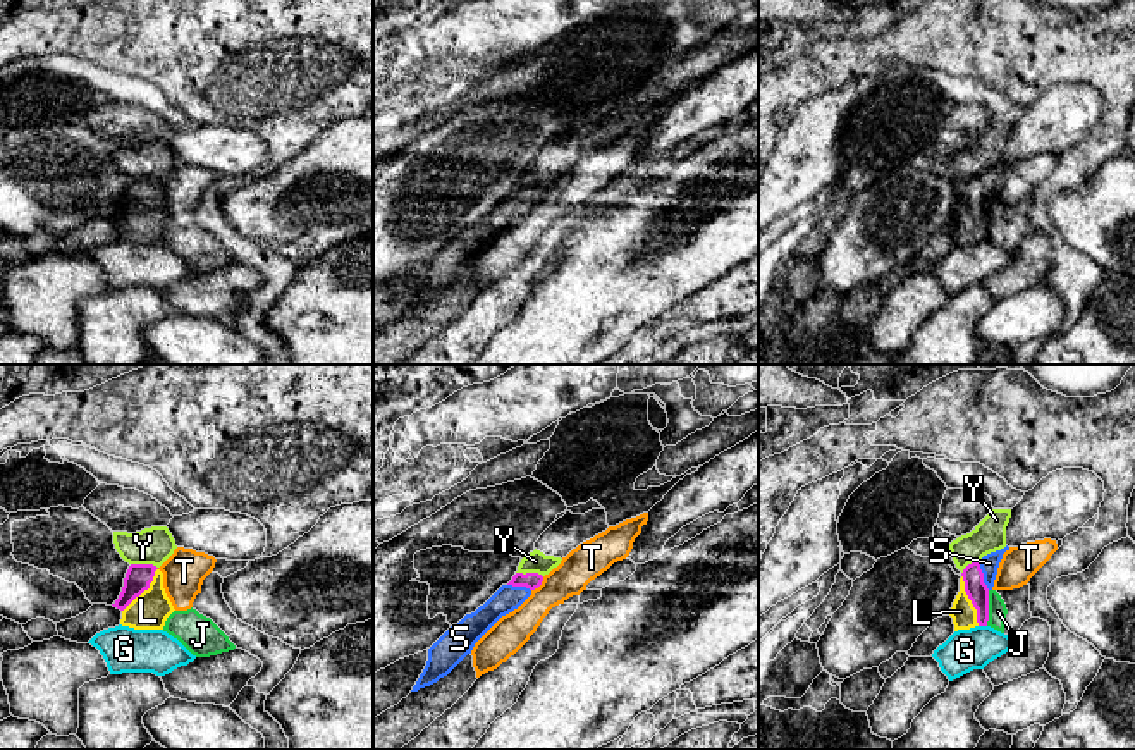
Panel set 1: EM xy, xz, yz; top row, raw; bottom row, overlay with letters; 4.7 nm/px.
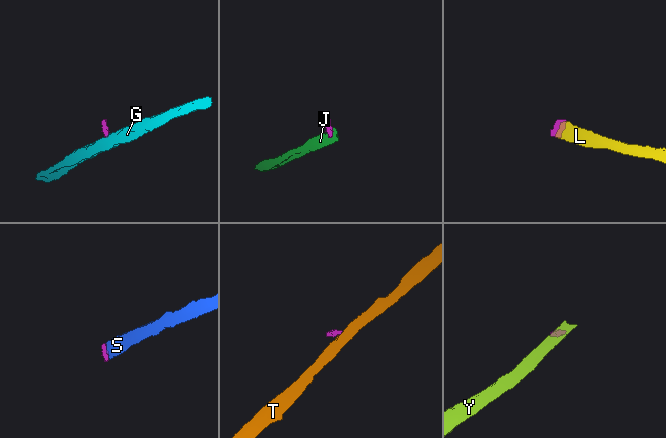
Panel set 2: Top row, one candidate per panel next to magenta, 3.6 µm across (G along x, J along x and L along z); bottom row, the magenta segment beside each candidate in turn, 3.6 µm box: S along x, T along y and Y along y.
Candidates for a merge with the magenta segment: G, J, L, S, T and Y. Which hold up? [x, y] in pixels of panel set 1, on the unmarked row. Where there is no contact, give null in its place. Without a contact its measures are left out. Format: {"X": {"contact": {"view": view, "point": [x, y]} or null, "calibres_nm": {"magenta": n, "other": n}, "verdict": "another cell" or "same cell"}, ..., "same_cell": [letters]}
{"G": {"contact": {"view": "yz", "point": [982, 239]}, "calibres_nm": {"magenta": 100, "other": 190}, "verdict": "another cell"}, "J": {"contact": {"view": "yz", "point": [987, 222]}, "calibres_nm": {"magenta": 100, "other": 90}, "verdict": "another cell"}, "L": {"contact": {"view": "yz", "point": [970, 214]}, "calibres_nm": {"magenta": 100, "other": 120}, "verdict": "same cell"}, "S": {"contact": {"view": "yz", "point": [982, 190]}, "calibres_nm": {"magenta": 100, "other": 90}, "verdict": "same cell"}, "T": {"contact": {"view": "xz", "point": [539, 200]}, "calibres_nm": {"magenta": 80, "other": 170}, "verdict": "another cell"}, "Y": {"contact": {"view": "xy", "point": [145, 179]}, "calibres_nm": {"magenta": 120, "other": 180}, "verdict": "another cell"}, "same_cell": ["L", "S"]}

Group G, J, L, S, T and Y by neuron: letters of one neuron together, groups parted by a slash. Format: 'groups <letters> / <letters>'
groups G / J / L S / T / Y

